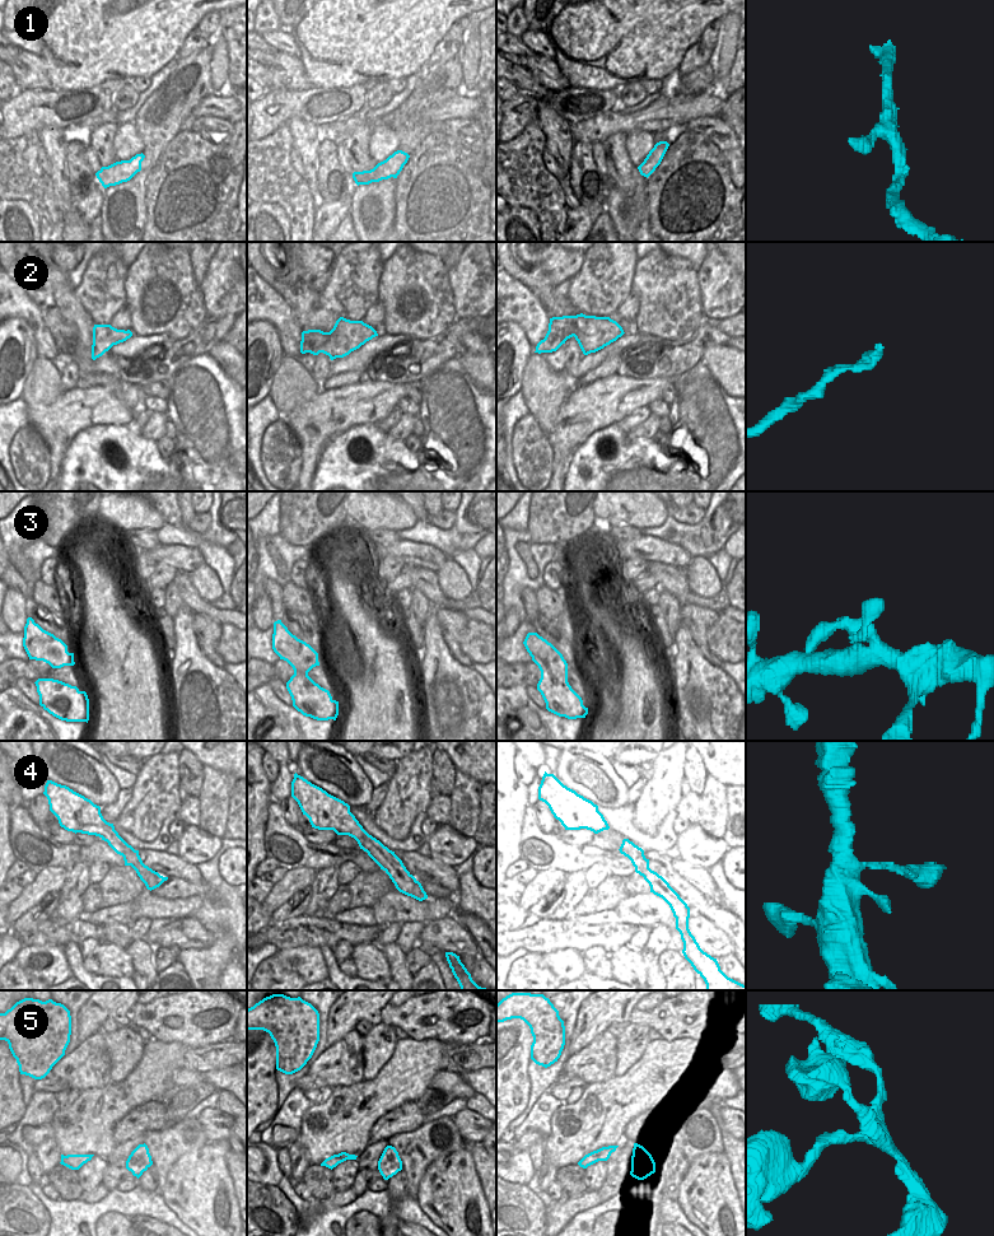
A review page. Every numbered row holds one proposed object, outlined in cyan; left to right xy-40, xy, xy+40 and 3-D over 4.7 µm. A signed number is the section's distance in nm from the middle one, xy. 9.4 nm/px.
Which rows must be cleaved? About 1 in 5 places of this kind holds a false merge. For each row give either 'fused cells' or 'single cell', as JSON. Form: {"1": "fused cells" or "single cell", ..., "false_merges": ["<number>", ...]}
{"1": "single cell", "2": "single cell", "3": "single cell", "4": "single cell", "5": "single cell", "false_merges": []}

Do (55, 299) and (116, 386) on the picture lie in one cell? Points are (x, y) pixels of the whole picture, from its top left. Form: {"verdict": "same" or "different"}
{"verdict": "same"}

